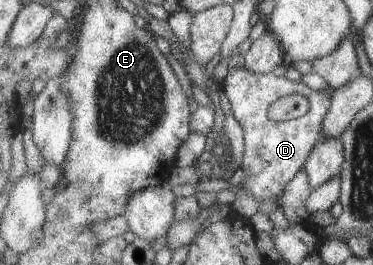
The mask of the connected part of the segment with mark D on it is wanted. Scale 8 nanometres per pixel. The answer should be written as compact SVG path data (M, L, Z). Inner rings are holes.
M243 66L242 68L232 69L224 80L223 89L232 106L232 112L235 118L245 129L245 154L243 157L242 168L246 171L246 178L240 184L243 188L242 193L253 197L259 203L267 199L276 199L278 195L284 195L286 186L296 177L296 174L303 170L311 151L318 145L323 136L323 123L327 115L331 112L333 106L333 96L326 90L316 90L307 86L303 81L295 82L291 79L275 76L273 73L266 75L253 74ZM298 93L306 96L311 102L310 110L301 118L295 121L276 122L268 116L268 110L273 102L278 98Z

